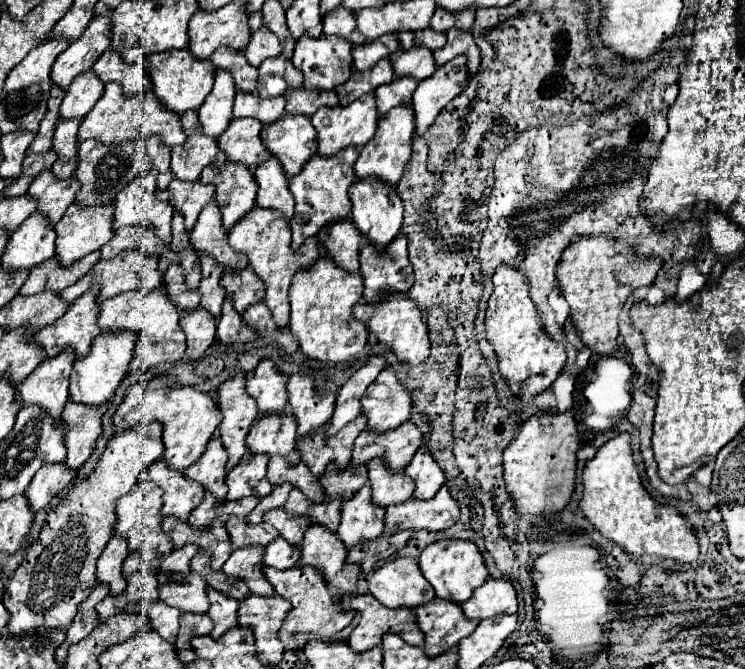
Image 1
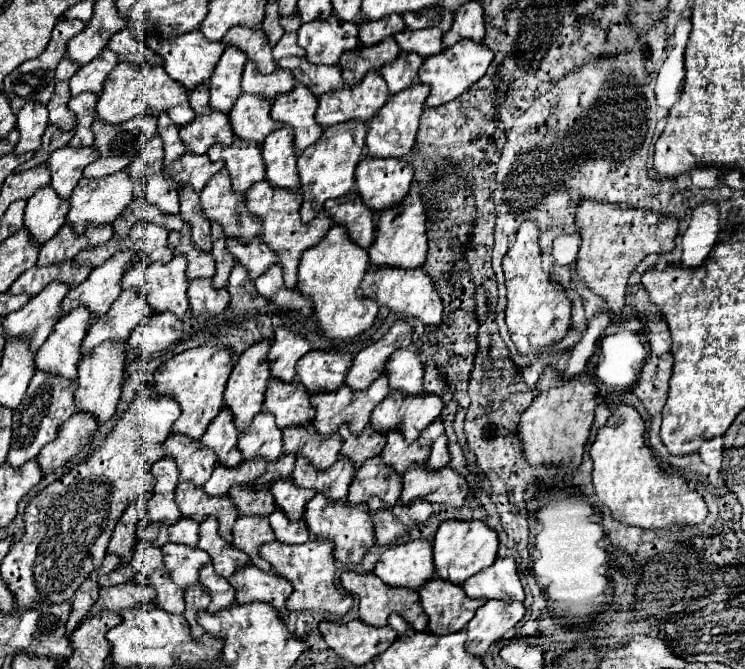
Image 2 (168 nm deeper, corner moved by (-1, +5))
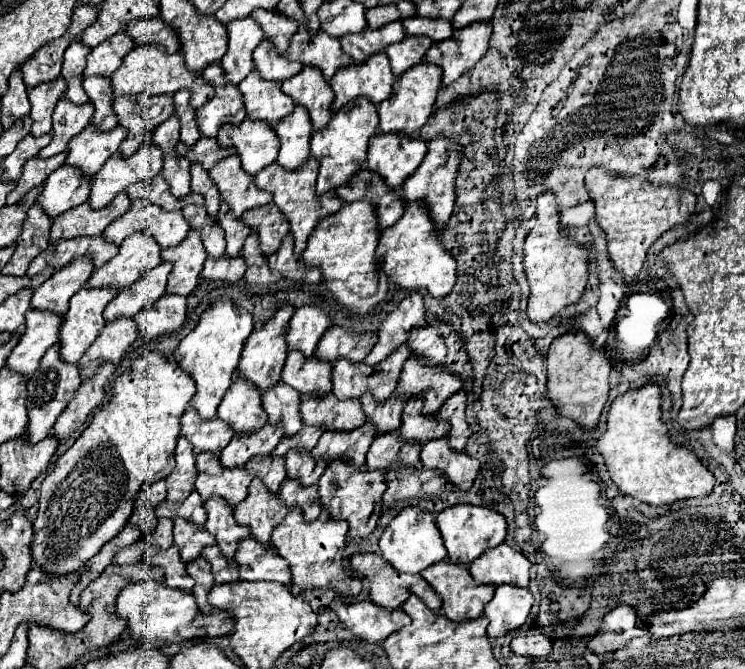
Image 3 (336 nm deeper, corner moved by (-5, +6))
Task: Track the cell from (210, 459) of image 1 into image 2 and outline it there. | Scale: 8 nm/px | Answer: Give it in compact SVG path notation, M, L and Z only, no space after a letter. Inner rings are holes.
M228 408L220 410L220 414L210 422L206 434L200 440L204 446L210 446L216 450L216 458L224 466L236 468L242 462L240 450L236 450L238 430L236 426L232 426L232 412Z

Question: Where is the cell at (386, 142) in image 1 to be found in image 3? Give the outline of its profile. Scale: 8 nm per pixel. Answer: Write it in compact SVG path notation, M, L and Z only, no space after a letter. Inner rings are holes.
M422 63L422 65L408 69L400 79L396 79L392 97L378 105L380 131L382 133L400 133L406 137L418 137L420 127L432 115L432 107L434 107L438 89L440 89L440 69L436 69L436 65Z

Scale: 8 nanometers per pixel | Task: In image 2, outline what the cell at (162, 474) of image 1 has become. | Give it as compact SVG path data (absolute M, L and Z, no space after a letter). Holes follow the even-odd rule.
M170 434L164 442L164 452L176 460L180 482L192 482L196 486L208 482L216 458L212 458L212 450L200 446L200 440L192 442L192 438L184 438L182 434Z

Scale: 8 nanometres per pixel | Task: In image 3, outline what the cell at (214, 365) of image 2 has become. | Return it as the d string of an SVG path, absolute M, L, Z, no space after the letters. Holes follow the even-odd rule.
M220 297L208 311L202 313L196 329L192 333L188 333L180 341L178 349L172 353L178 367L184 369L196 383L196 393L190 403L202 419L216 417L216 409L218 409L224 393L232 385L232 375L238 367L240 353L252 331L254 331L252 315L244 309L234 307L230 303L230 299Z

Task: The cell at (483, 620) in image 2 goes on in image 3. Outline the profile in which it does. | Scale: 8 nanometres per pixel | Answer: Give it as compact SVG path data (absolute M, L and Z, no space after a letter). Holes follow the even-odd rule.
M500 585L482 613L482 617L488 619L488 639L494 641L524 625L532 603L534 599L528 589Z

